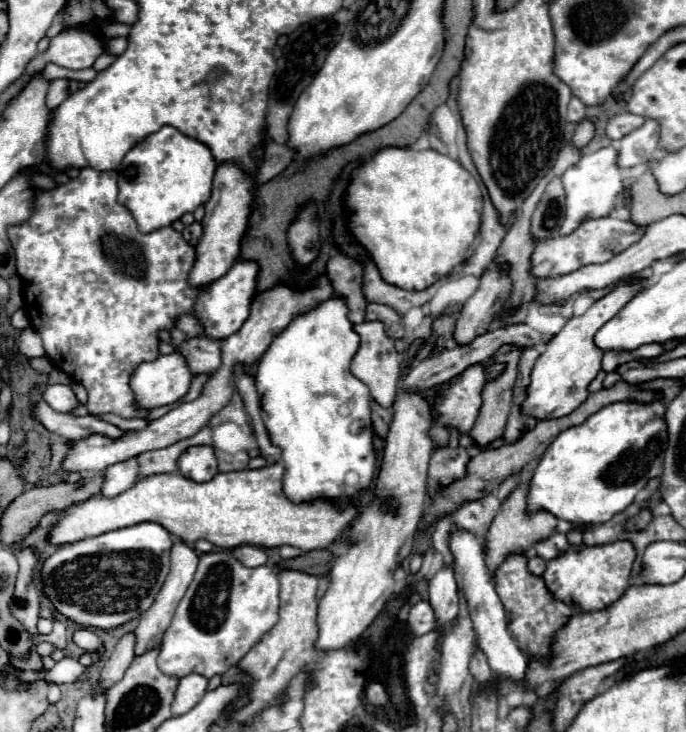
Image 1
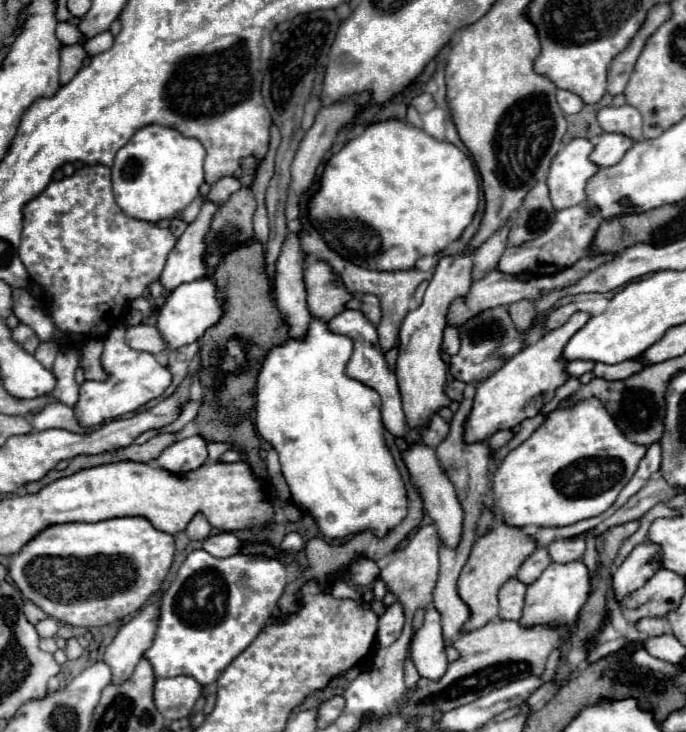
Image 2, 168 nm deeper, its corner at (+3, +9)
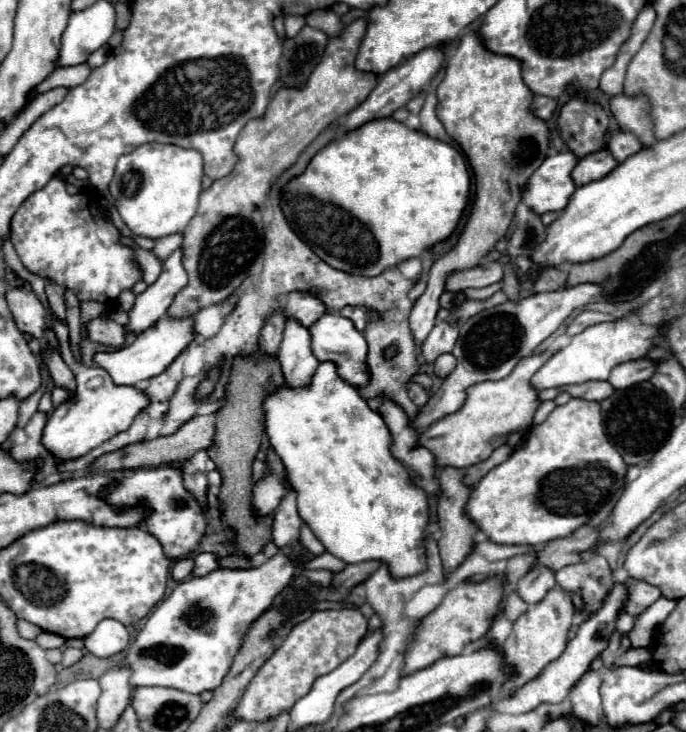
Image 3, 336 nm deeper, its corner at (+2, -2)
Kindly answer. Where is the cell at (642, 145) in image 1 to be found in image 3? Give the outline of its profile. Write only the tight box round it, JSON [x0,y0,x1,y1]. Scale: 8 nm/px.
[573,149,619,187]

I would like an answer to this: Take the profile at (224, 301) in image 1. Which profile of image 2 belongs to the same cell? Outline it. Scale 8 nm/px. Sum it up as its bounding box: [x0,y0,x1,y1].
[156,278,222,354]

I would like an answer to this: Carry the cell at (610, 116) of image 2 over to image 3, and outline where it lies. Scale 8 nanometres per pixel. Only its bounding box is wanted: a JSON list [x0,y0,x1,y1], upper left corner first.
[607,129,643,163]

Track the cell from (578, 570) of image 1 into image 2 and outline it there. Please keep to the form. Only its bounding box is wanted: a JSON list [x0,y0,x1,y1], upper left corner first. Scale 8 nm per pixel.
[518,560,590,628]

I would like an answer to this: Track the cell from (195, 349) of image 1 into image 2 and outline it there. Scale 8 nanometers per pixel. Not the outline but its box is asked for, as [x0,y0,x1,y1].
[124,324,162,354]

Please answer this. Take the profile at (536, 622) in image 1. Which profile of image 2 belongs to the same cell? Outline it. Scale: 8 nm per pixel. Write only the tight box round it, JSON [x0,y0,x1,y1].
[500,578,526,620]

